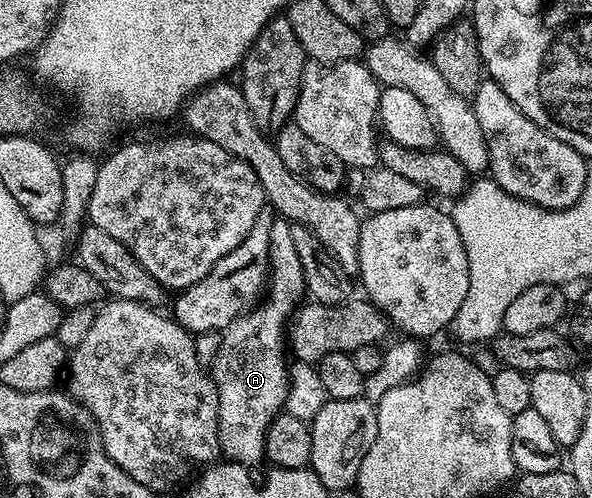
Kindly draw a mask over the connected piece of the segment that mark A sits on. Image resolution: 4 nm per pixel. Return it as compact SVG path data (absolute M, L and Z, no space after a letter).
M273 219L268 244L270 279L266 284L266 299L249 307L223 329L220 345L212 356L212 368L210 364L210 375L218 394L220 450L234 464L253 466L265 459L264 435L286 402L286 325L306 296L302 262L298 262L298 250L294 250L292 225L290 220Z

